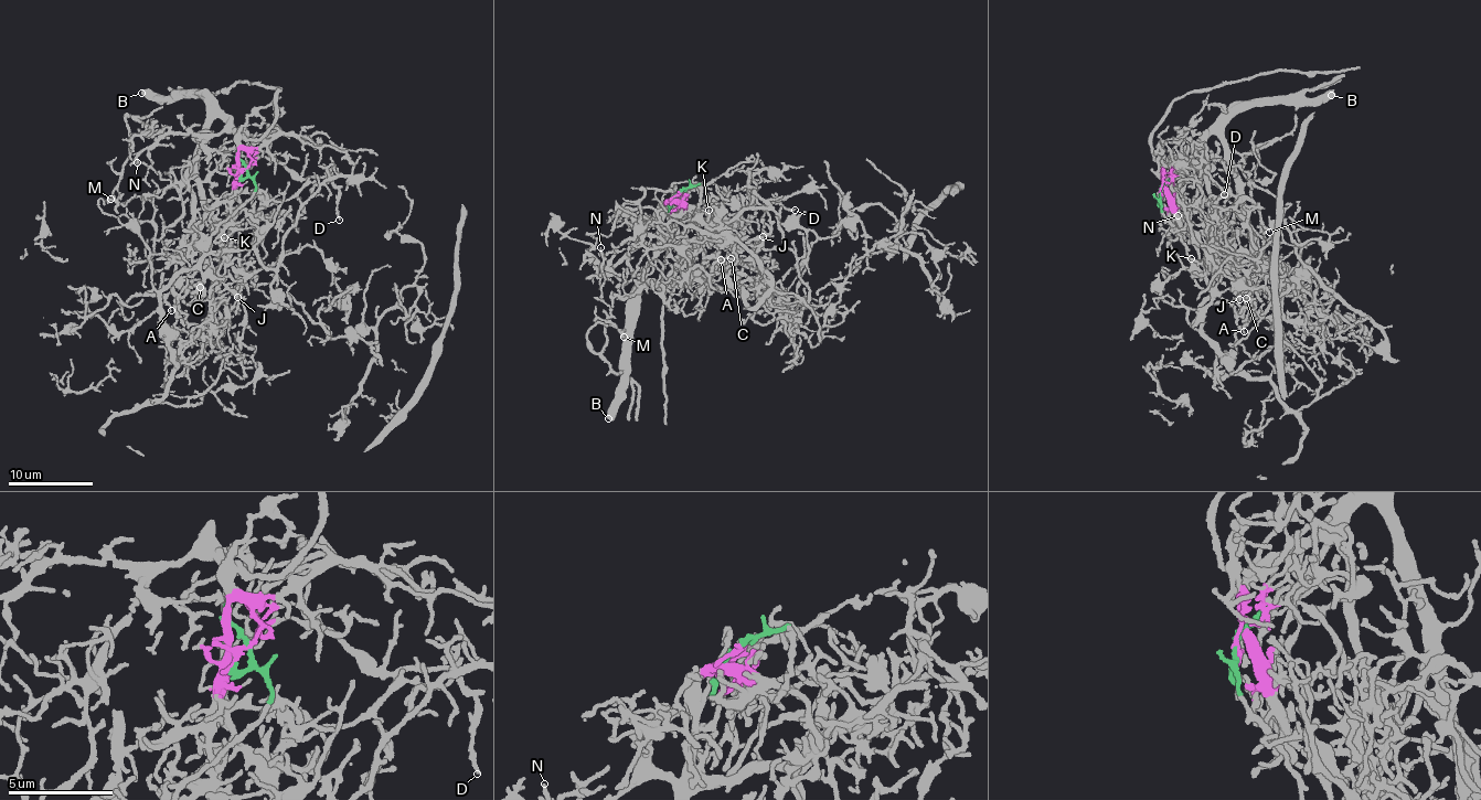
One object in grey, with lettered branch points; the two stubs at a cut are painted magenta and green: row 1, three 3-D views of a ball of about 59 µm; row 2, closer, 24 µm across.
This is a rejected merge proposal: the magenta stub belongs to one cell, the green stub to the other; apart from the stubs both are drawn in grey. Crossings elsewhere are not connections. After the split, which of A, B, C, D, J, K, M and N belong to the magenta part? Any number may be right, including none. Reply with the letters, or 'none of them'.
A, B, C, D, J, K, M, N

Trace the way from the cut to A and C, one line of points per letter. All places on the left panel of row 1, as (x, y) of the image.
A: (246, 168), (238, 171), (234, 215), (224, 225), (204, 224), (177, 264), (167, 297), (171, 310)
C: (246, 168), (238, 171), (231, 203), (230, 254), (200, 300), (188, 291), (198, 279), (200, 287)

